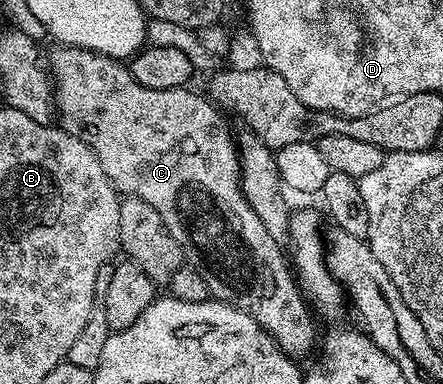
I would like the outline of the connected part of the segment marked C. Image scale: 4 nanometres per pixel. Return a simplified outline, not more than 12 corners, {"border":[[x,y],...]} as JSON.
{"border":[[49,55],[57,119],[211,295],[296,361],[315,323],[224,112]]}

